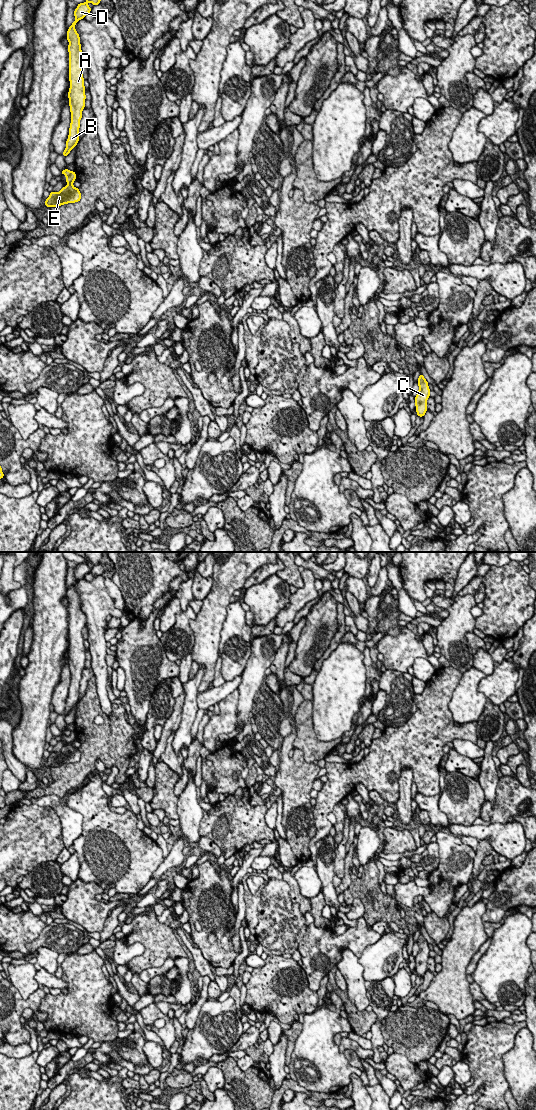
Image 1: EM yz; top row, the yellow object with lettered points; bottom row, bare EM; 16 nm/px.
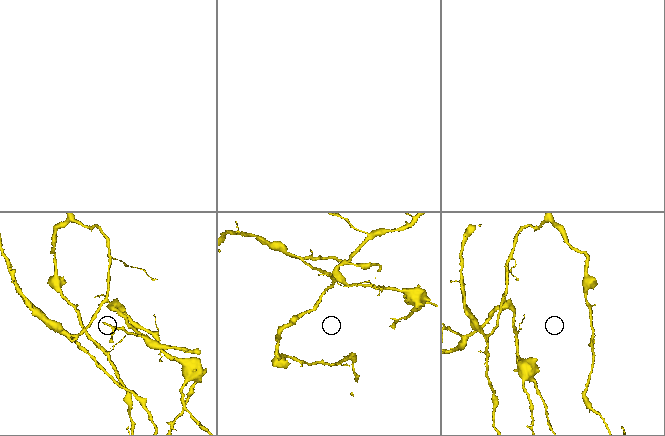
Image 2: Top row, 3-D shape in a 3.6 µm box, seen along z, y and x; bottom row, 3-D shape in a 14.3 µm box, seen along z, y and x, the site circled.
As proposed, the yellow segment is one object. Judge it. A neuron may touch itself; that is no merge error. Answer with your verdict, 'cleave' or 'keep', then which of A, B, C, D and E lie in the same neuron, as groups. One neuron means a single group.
cleave; A B C D / E

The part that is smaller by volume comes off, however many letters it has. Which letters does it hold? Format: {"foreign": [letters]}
{"foreign": ["E"]}

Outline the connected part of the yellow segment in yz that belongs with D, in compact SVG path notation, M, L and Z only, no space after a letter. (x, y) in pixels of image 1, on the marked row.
M86 0L85 3L79 3L74 11L75 21L67 30L67 40L69 42L69 81L70 88L68 92L69 106L71 112L71 123L69 135L66 141L66 148L63 156L67 156L70 151L77 145L79 141L80 120L82 118L82 110L85 107L85 86L82 69L86 64L86 55L81 50L80 37L75 30L76 23L85 18L85 15L91 12L88 3L94 6L98 5L101 0Z

